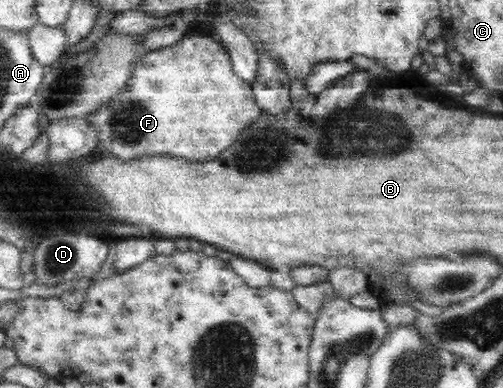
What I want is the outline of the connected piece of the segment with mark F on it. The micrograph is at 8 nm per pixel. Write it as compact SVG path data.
M194 32L186 34L171 46L147 52L145 58L137 62L133 76L125 88L116 92L94 114L93 128L98 142L121 159L130 159L143 153L169 152L173 156L199 160L212 159L217 152L227 149L249 124L255 123L262 116L252 87L236 76L229 53L222 42L215 41L209 35L202 36Z

